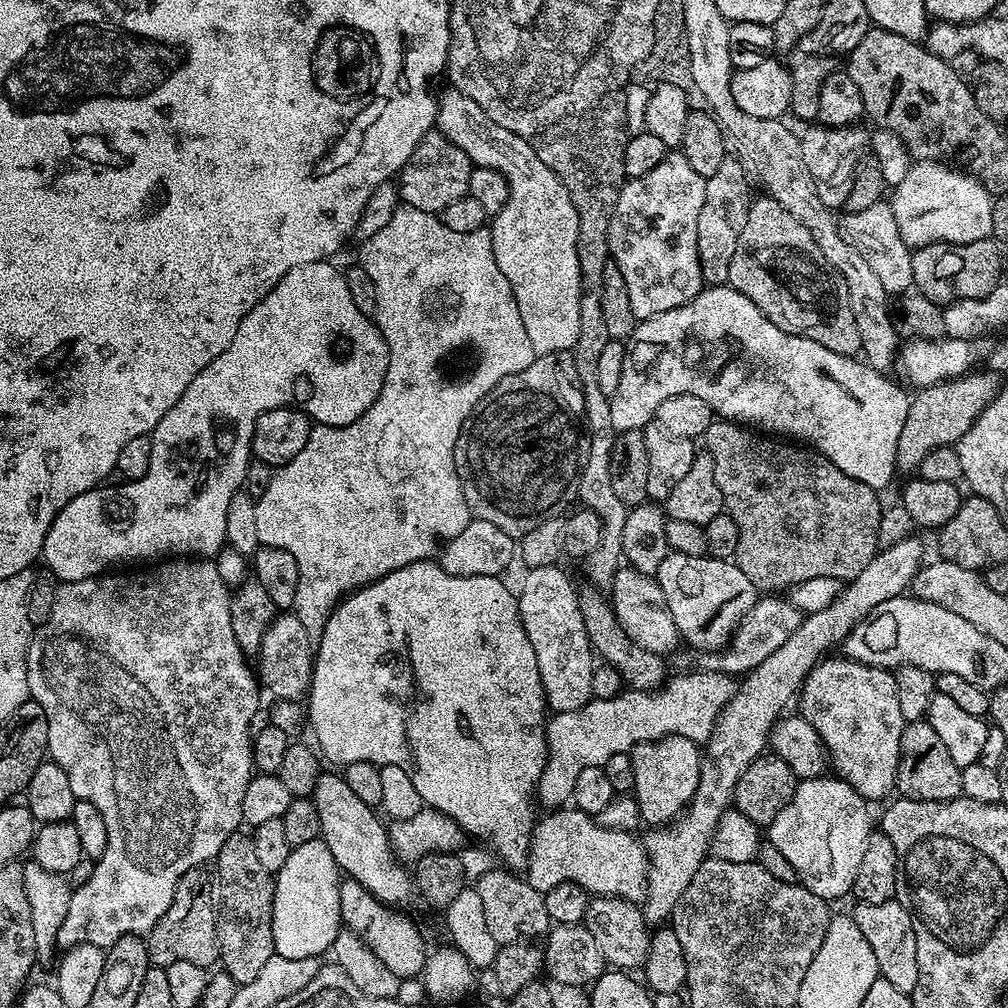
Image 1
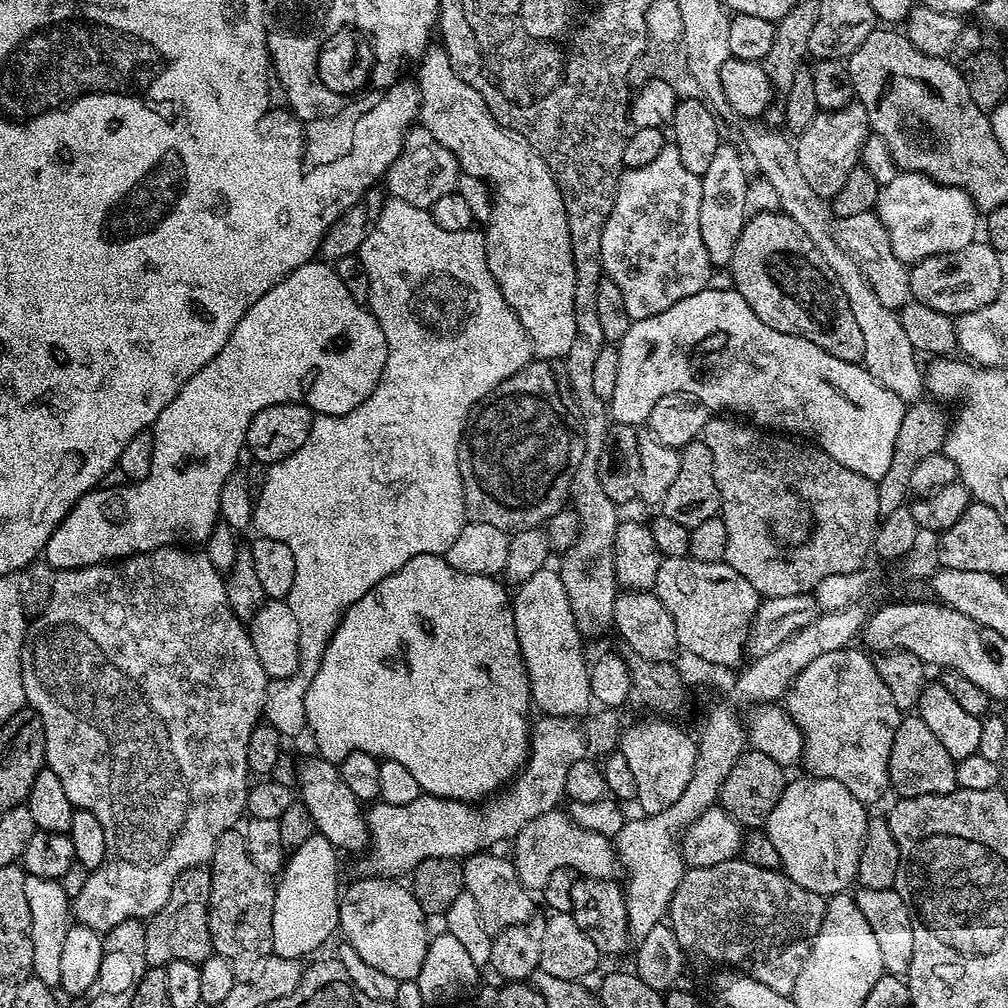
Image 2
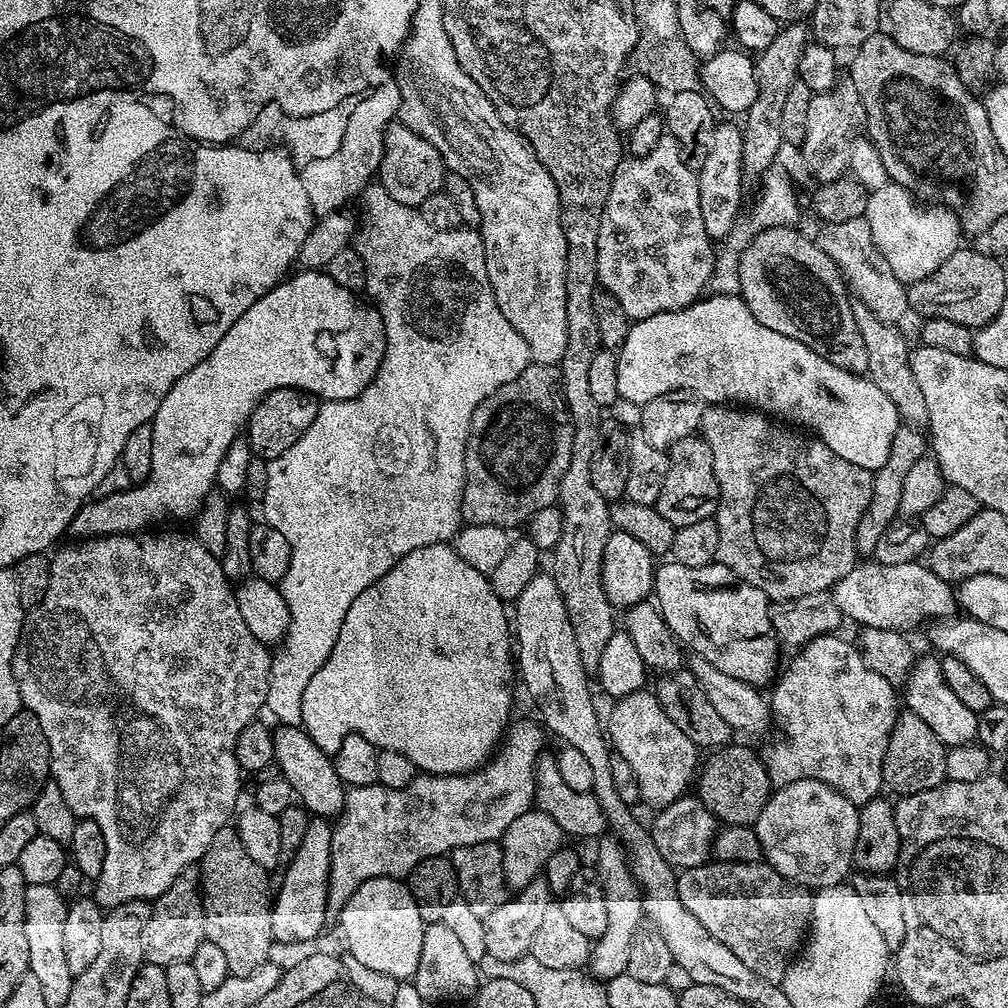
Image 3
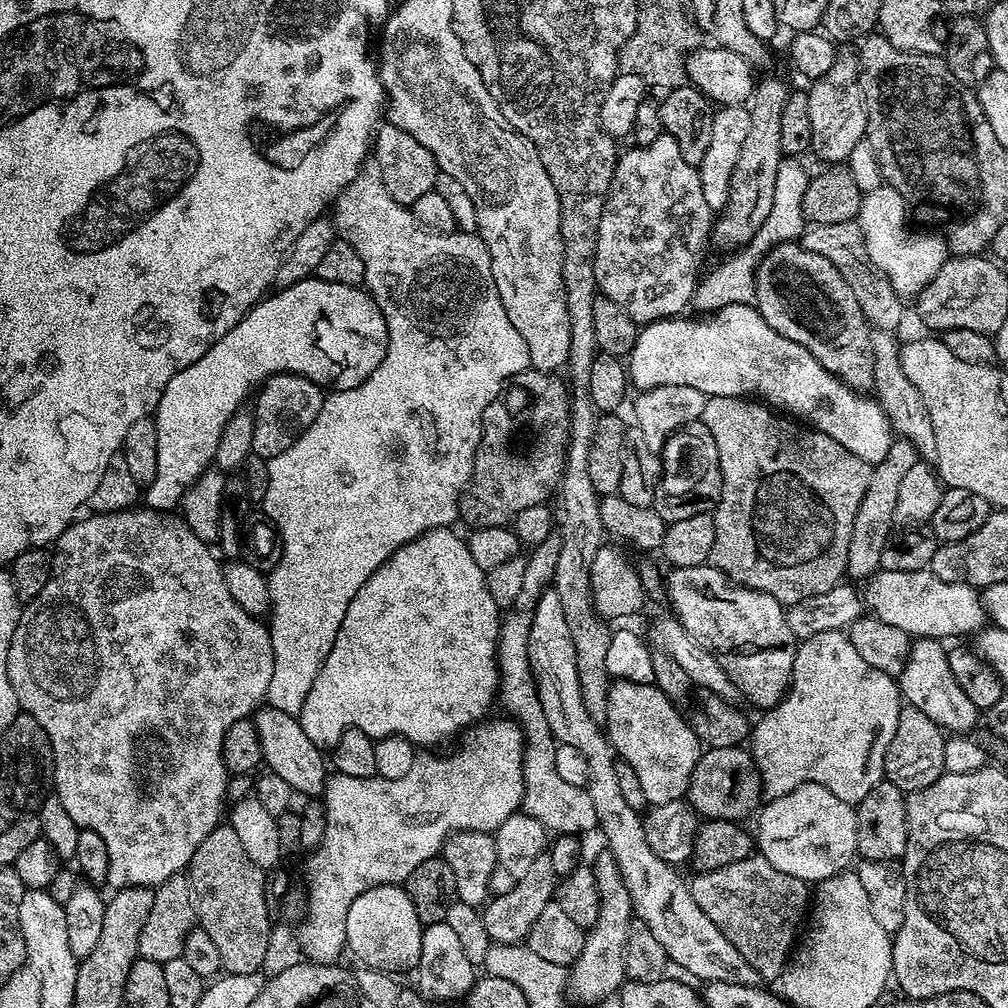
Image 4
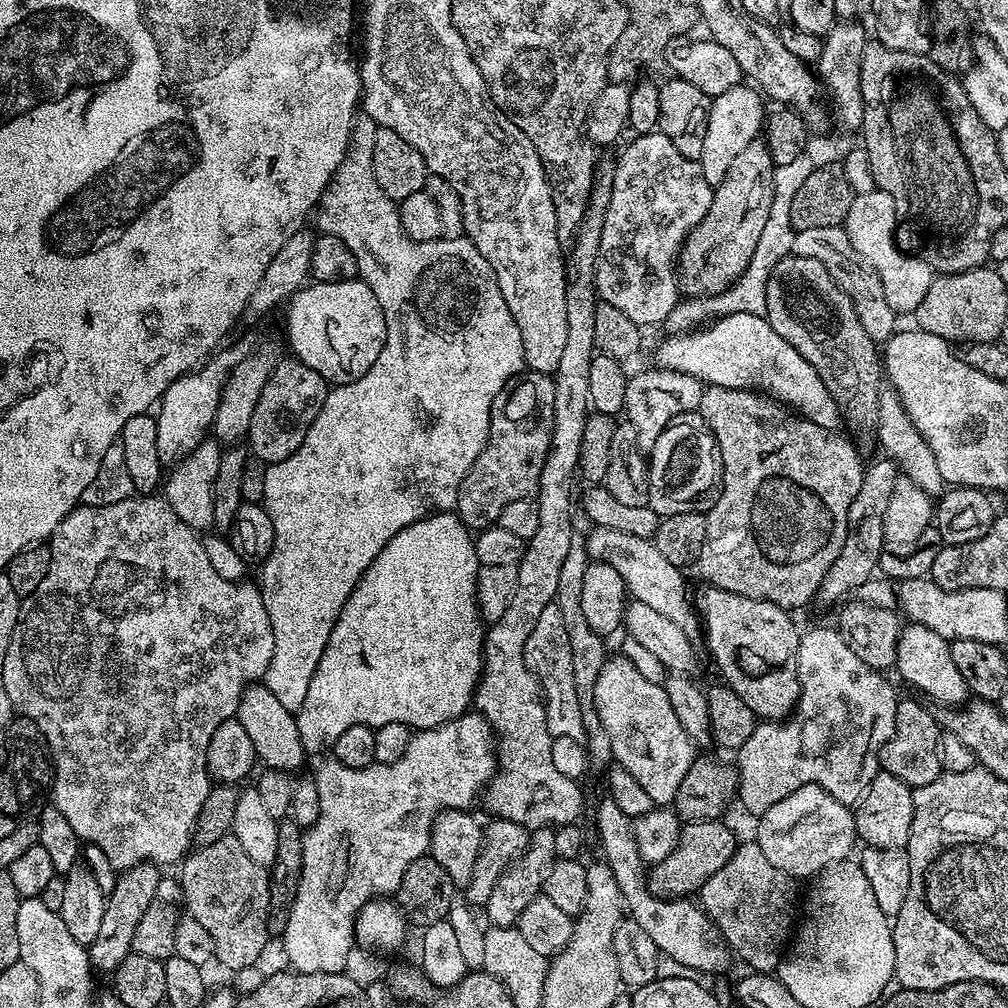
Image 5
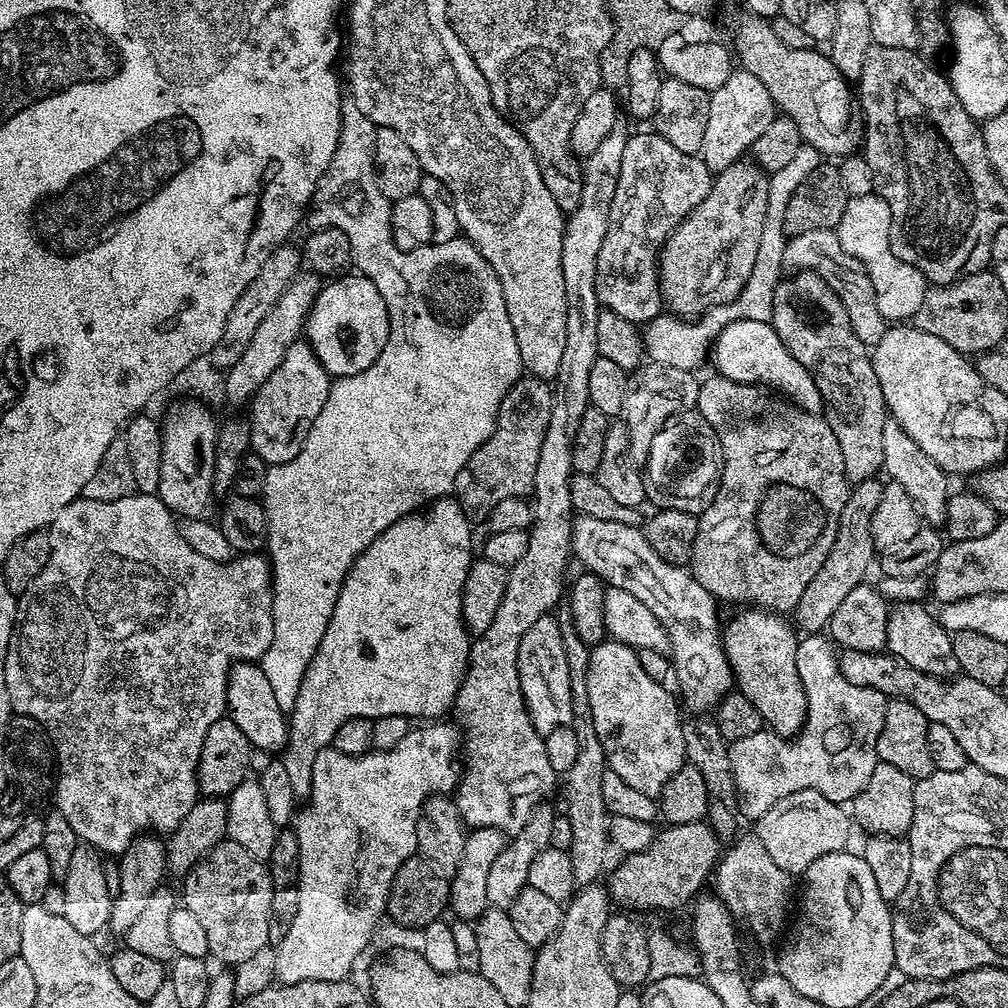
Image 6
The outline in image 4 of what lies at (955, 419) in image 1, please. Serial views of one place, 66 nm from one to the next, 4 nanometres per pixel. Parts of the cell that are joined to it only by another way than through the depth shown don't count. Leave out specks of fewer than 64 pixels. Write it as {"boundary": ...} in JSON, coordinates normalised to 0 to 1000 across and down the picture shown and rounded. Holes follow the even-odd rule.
{"boundary":[[[886,436],[883,446],[879,446],[879,454],[865,464],[863,482],[859,482],[859,490],[855,494],[855,502],[851,502],[851,510],[847,510],[847,526],[843,530],[843,546],[839,550],[841,559],[840,570],[846,576],[856,576],[858,573],[868,571],[874,566],[875,546],[886,531],[887,501],[891,498],[891,485],[895,473],[903,462],[911,459],[909,444],[901,437]],[[885,528],[885,529],[884,529]],[[849,574],[849,575],[848,575]]]}

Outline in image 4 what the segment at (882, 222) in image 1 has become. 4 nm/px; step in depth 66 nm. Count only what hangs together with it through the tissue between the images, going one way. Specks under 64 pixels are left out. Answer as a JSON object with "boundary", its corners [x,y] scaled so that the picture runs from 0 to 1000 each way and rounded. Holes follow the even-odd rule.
{"boundary":[[[848,218],[799,225],[796,241],[800,248],[808,248],[808,252],[815,252],[815,256],[823,256],[823,260],[827,260],[831,272],[839,276],[839,284],[847,288],[847,296],[851,296],[855,312],[868,328],[883,330],[890,328],[889,324],[897,317],[898,299],[883,284],[880,276],[863,260],[855,228],[849,223]]]}

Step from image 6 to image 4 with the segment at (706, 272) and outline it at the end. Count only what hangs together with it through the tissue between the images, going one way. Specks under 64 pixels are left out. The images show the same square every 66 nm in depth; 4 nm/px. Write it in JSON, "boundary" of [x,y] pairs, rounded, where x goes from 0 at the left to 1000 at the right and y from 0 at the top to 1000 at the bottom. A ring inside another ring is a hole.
{"boundary":[[[770,75],[749,80],[746,94],[740,100],[744,113],[744,130],[736,141],[736,150],[732,153],[732,161],[728,165],[722,203],[709,215],[706,223],[704,238],[707,243],[729,248],[742,242],[744,236],[752,232],[756,220],[760,220],[764,213],[764,204],[768,204],[768,181],[772,181],[772,165],[776,158],[776,105],[780,105],[783,90],[784,84]]]}

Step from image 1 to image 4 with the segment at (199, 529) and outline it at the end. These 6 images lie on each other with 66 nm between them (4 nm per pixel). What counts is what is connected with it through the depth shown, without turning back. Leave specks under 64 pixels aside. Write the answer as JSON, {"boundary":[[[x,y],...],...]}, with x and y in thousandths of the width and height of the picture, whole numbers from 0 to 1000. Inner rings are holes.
{"boundary":[[[307,276],[289,282],[287,286],[271,289],[252,303],[229,327],[220,331],[220,335],[216,335],[216,339],[212,339],[212,343],[208,343],[208,347],[192,359],[192,363],[177,367],[173,375],[165,379],[165,387],[161,387],[161,395],[153,410],[157,427],[157,470],[153,470],[153,478],[142,485],[142,499],[157,508],[171,508],[174,500],[176,503],[182,497],[188,481],[211,463],[224,419],[228,419],[228,415],[243,404],[242,396],[246,392],[247,396],[252,386],[273,370],[303,373],[322,387],[338,389],[363,379],[363,375],[371,371],[375,359],[379,359],[384,346],[383,315],[379,315],[375,300],[371,300],[360,285]]]}

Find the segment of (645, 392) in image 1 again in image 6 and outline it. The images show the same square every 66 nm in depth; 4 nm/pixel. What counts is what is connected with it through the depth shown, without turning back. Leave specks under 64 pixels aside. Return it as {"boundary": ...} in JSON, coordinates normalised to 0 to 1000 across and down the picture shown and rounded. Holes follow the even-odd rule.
{"boundary":[[[733,317],[720,323],[720,327],[712,331],[709,341],[706,342],[704,353],[707,358],[710,356],[709,368],[713,372],[728,379],[769,387],[796,407],[816,410],[815,391],[812,391],[812,383],[808,383],[804,367],[800,367],[800,363],[796,363],[796,359],[792,359],[792,355],[788,355],[784,347],[780,347],[776,335],[772,335],[765,320]]]}

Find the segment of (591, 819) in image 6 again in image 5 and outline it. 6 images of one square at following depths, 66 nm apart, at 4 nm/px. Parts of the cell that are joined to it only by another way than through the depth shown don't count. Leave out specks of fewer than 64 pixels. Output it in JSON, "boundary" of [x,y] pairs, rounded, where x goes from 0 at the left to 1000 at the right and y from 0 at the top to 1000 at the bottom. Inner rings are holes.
{"boundary":[[[575,530],[568,531],[565,547],[558,558],[550,597],[554,601],[554,605],[558,605],[558,613],[562,616],[562,630],[565,636],[565,653],[569,660],[569,685],[573,685],[573,700],[577,704],[577,720],[579,721],[583,753],[597,764],[608,757],[607,741],[605,732],[597,720],[597,714],[593,712],[593,704],[589,700],[589,681],[593,678],[593,669],[597,667],[597,661],[605,653],[605,647],[599,644],[600,632],[589,629],[589,625],[585,625],[581,613],[577,610],[577,577],[584,558],[580,533]]]}

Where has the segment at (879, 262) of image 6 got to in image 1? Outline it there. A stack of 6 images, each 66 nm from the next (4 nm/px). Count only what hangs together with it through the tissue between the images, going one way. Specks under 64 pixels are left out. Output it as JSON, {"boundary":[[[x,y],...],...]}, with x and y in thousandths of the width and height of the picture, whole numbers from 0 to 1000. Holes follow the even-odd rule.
{"boundary":[[[909,159],[899,177],[883,190],[891,232],[906,248],[920,242],[957,242],[981,237],[986,224],[985,197],[963,171],[932,159]]]}

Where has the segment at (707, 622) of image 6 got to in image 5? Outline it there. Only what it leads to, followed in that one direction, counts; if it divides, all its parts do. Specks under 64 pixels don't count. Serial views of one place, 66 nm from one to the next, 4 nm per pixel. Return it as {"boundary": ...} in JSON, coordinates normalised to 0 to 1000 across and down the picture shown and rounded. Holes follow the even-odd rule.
{"boundary":[[[588,523],[586,527],[582,529],[581,532],[581,543],[583,546],[583,551],[588,557],[600,560],[601,562],[609,562],[609,565],[613,565],[613,570],[617,572],[617,577],[619,578],[622,590],[626,594],[632,595],[633,597],[641,597],[641,601],[646,601],[648,605],[653,605],[653,609],[658,609],[659,612],[665,613],[665,617],[669,617],[671,620],[675,621],[679,627],[684,629],[689,628],[688,625],[692,623],[692,608],[688,602],[688,596],[685,594],[685,587],[683,591],[683,583],[679,580],[679,570],[680,568],[674,563],[670,563],[663,555],[657,551],[653,546],[653,542],[647,536],[642,536],[641,534],[629,534],[629,530],[617,530],[617,526],[601,526],[600,524]]]}

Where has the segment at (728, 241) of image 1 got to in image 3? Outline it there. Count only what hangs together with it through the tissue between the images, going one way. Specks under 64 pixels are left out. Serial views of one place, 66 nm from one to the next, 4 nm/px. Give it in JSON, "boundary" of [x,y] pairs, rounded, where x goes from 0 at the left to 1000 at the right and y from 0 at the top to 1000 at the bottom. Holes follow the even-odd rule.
{"boundary":[[[711,122],[708,145],[700,153],[700,161],[692,168],[694,180],[694,203],[696,220],[700,220],[700,232],[707,240],[714,240],[726,230],[731,218],[735,217],[734,201],[738,198],[738,133],[726,123]]]}

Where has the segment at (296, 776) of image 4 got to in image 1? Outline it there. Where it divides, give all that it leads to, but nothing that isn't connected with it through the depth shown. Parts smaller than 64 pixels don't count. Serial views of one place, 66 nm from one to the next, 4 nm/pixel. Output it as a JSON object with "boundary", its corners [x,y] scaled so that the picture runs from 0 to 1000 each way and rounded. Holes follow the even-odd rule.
{"boundary":[[[318,765],[308,792],[315,804],[317,831],[327,841],[335,861],[342,870],[355,874],[358,879],[378,896],[401,899],[411,889],[411,873],[400,856],[394,853],[389,837],[385,834],[384,820],[379,816],[374,803],[363,800],[343,780],[340,769]]]}

